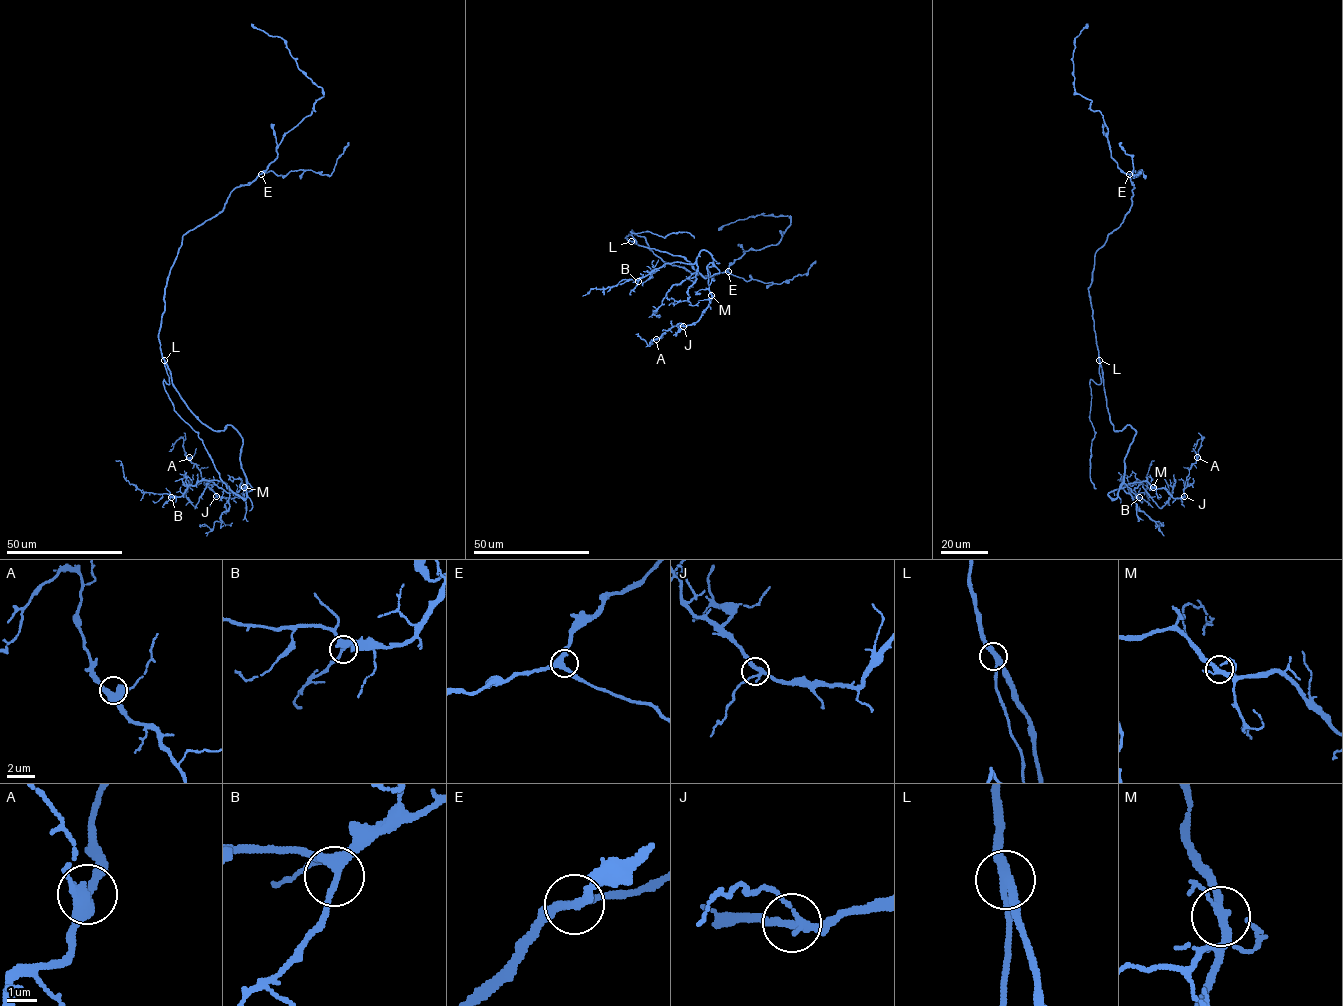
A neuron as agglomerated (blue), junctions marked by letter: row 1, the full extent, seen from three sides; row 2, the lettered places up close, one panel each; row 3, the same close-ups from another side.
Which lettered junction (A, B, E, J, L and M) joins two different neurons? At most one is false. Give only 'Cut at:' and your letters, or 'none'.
Cut at: L

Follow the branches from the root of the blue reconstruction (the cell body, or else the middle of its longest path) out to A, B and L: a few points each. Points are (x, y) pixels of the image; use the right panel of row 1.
A: (1092, 309), (1109, 418), (1115, 431), (1130, 425), (1136, 432), (1121, 488), (1147, 481), (1181, 498), (1197, 457)
B: (1092, 309), (1109, 418), (1115, 431), (1130, 425), (1136, 432), (1118, 496), (1108, 495), (1121, 480), (1139, 497)
L: (1092, 309), (1099, 360)

